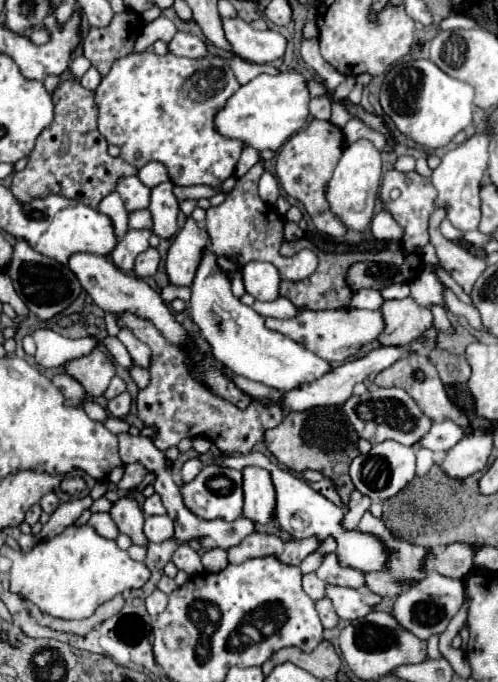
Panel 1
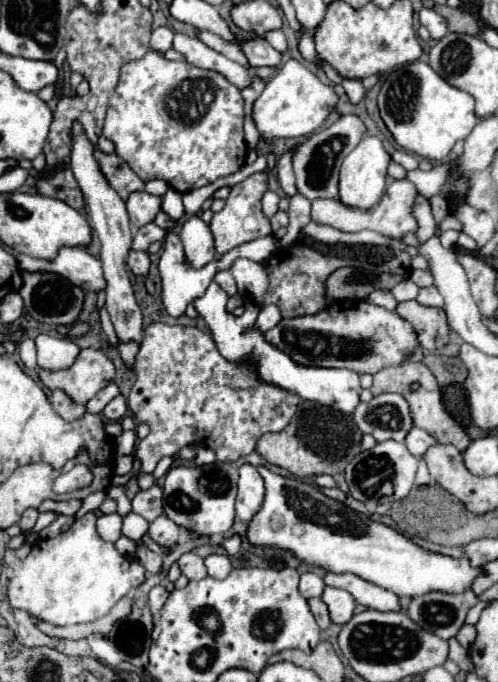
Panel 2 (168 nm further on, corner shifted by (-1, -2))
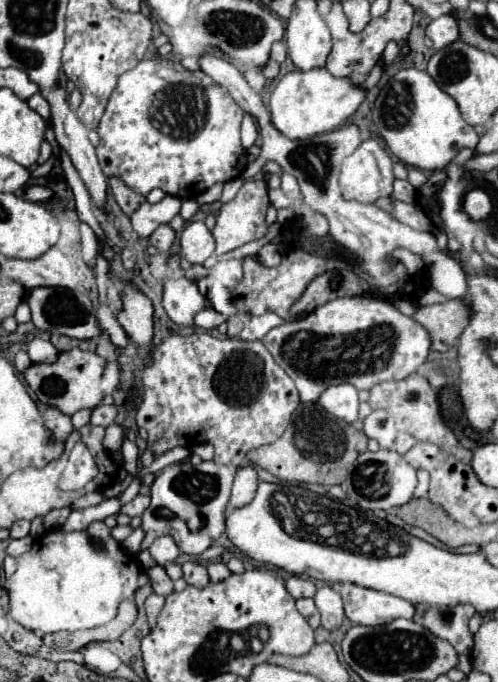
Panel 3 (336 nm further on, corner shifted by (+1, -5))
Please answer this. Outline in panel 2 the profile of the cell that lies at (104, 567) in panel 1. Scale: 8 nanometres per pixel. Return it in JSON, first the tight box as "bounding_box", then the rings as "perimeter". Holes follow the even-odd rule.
{"bounding_box":[8,512,144,626],"perimeter":[[[88,512],[56,538],[36,540],[28,558],[14,562],[8,598],[10,606],[28,610],[38,620],[70,626],[104,616],[122,596],[142,582],[144,566],[134,558],[122,556],[112,542],[104,542],[96,532],[96,516]]]}

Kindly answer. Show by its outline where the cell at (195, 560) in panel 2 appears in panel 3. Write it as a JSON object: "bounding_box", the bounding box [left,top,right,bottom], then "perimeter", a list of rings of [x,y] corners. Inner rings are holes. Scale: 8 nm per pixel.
{"bounding_box":[182,563,210,589],"perimeter":[[[184,563],[184,565],[182,565],[182,571],[184,571],[186,583],[188,583],[188,585],[194,585],[194,587],[198,587],[198,589],[202,589],[202,587],[210,581],[206,567],[200,565],[200,563]]]}

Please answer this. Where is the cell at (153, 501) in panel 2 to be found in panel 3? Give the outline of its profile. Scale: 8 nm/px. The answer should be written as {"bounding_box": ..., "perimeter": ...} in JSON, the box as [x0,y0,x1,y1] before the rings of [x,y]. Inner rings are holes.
{"bounding_box":[118,495,150,517],"perimeter":[[[136,495],[130,503],[122,505],[118,513],[126,513],[128,517],[136,517],[136,515],[142,515],[148,505],[150,505],[150,497],[148,495]]]}

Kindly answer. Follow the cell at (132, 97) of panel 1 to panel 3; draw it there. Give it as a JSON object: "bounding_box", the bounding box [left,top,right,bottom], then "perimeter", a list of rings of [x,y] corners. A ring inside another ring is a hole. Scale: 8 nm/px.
{"bounding_box":[98,57,246,199],"perimeter":[[[166,57],[144,59],[134,69],[120,75],[116,89],[110,95],[98,125],[98,161],[106,177],[120,177],[140,195],[148,195],[158,187],[178,199],[196,199],[214,183],[236,179],[246,169],[246,149],[240,143],[242,117],[242,107],[206,73],[188,71]]]}

